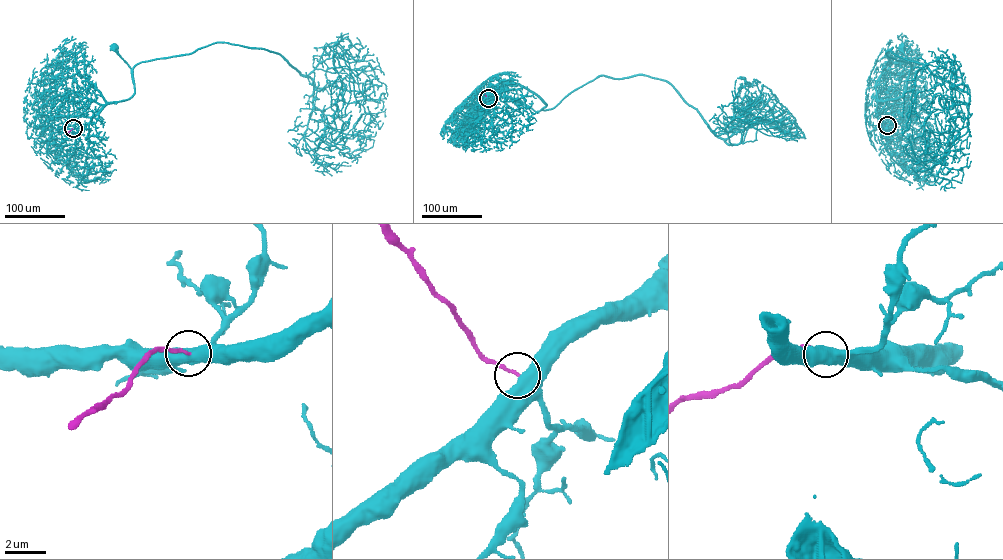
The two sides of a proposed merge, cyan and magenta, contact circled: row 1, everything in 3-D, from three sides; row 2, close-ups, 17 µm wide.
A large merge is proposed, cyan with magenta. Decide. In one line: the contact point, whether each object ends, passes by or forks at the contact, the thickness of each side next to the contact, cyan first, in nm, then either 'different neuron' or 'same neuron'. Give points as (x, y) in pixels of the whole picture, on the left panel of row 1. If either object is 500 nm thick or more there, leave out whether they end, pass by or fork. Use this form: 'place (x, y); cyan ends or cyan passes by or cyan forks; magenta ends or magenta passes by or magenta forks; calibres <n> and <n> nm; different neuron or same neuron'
place (73, 128); calibres 700 and 150 nm; same neuron

